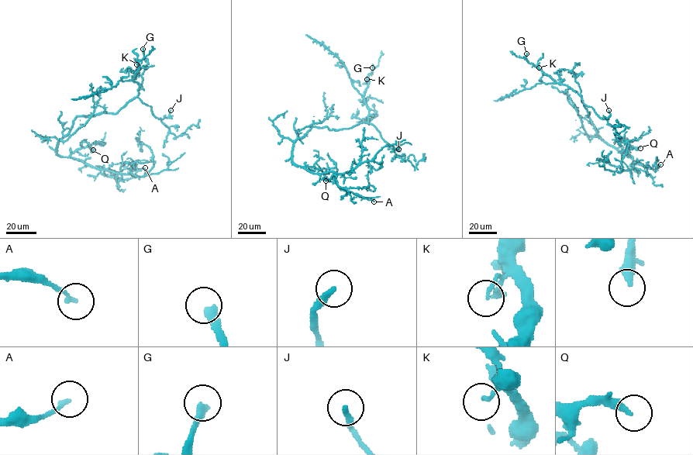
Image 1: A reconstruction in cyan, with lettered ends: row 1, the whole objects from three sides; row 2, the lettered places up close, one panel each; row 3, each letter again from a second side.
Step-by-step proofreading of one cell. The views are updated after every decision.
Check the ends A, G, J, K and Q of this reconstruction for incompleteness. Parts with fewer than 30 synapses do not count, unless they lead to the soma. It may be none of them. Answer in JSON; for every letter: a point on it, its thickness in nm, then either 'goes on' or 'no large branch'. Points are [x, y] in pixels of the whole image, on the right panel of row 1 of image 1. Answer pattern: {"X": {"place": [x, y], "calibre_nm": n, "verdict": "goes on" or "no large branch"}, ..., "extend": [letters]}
{"A": {"place": [660, 164], "calibre_nm": 170, "verdict": "no large branch"}, "G": {"place": [526, 53], "calibre_nm": 340, "verdict": "goes on"}, "J": {"place": [608, 110], "calibre_nm": 260, "verdict": "goes on"}, "K": {"place": [539, 67], "calibre_nm": 120, "verdict": "no large branch"}, "Q": {"place": [640, 148], "calibre_nm": 320, "verdict": "no large branch"}, "extend": ["G", "J"]}

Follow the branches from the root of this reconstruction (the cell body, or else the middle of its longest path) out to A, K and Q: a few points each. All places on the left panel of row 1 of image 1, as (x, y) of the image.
A: (69, 131), (58, 143), (56, 153), (60, 156), (115, 172), (145, 167)
K: (69, 131), (77, 116), (116, 113), (135, 98), (139, 89), (133, 80), (138, 70), (136, 64)
Q: (69, 131), (58, 142), (57, 154), (68, 156), (84, 147), (93, 149)

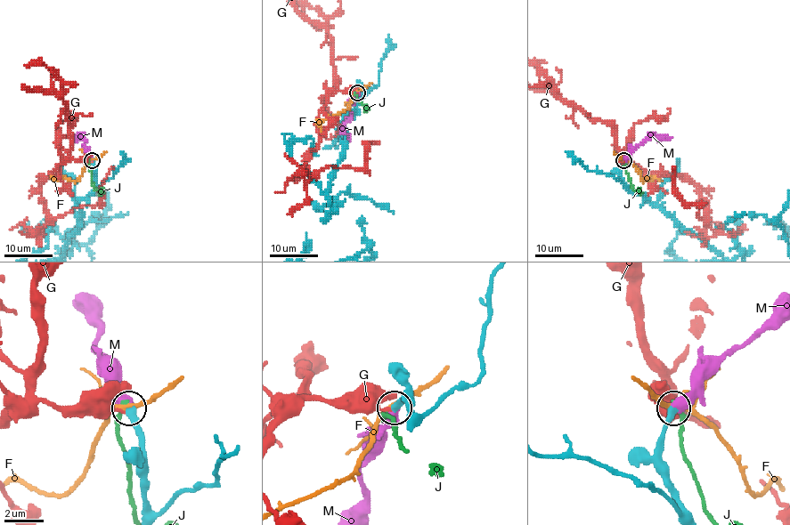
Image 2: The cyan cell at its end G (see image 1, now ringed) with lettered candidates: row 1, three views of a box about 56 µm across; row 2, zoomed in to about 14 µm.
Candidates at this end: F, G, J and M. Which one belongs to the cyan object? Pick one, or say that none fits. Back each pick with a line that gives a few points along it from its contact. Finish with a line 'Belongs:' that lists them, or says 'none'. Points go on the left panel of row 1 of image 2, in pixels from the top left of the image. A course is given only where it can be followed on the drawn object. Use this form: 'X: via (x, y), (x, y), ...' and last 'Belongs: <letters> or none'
M: via (93, 159), (84, 146), (84, 139), (77, 138), (85, 138)
Belongs: M

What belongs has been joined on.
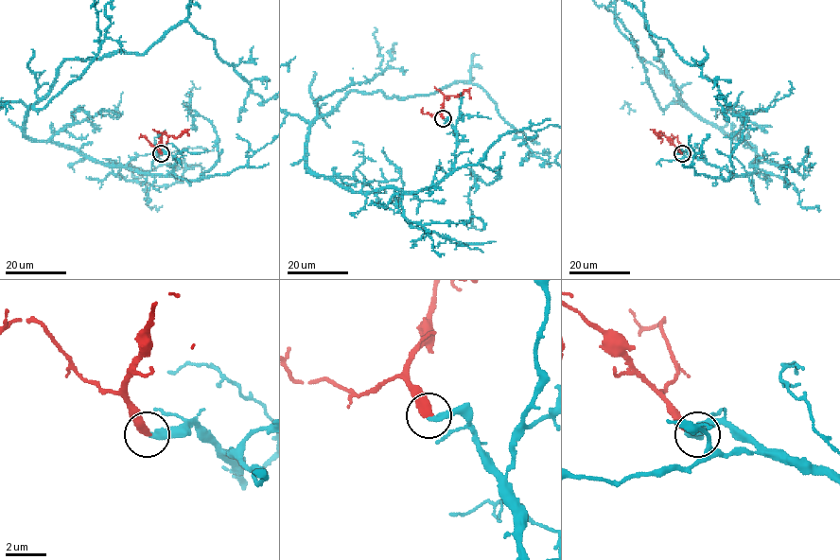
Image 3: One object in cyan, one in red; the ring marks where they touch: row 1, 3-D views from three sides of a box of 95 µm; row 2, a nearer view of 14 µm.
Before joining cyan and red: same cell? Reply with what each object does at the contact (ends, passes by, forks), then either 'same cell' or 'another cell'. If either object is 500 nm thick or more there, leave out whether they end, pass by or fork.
cyan ends there; red ends there; same cell

